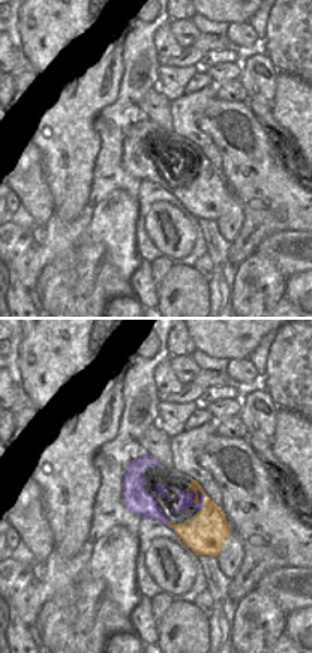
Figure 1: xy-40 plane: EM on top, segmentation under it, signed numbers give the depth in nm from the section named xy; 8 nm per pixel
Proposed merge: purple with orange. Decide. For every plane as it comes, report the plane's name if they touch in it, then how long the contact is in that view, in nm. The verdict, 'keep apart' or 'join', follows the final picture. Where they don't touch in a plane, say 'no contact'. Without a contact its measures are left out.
xy-40 | 220 nm

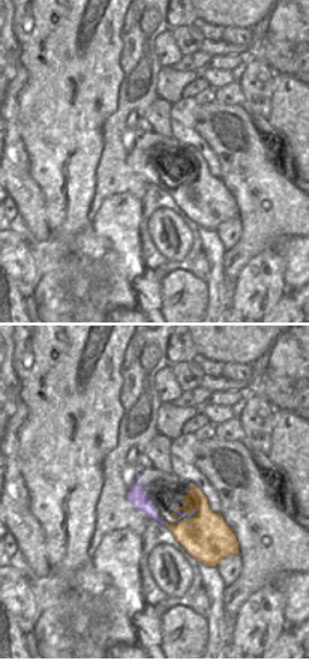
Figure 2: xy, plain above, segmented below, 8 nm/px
xy | 120 nm

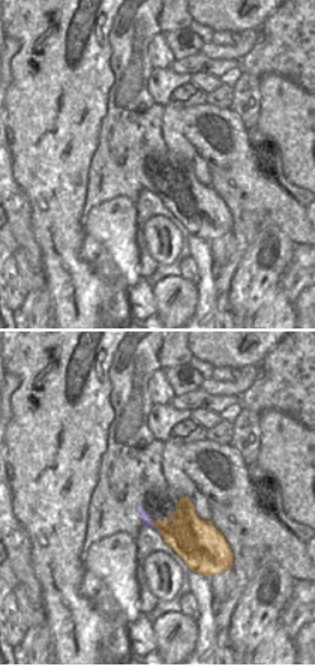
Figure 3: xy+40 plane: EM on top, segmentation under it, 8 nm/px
xy+40 | 100 nm

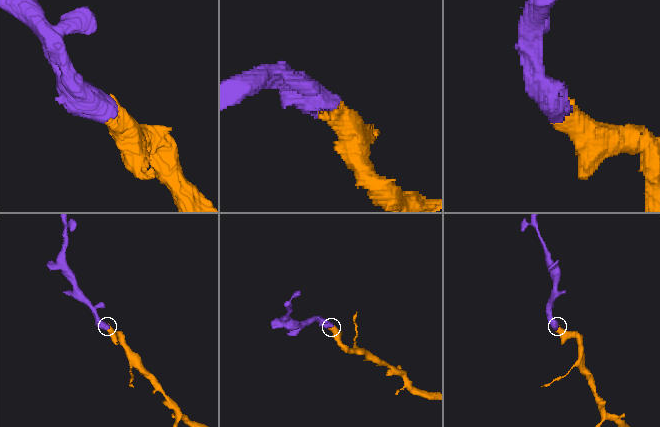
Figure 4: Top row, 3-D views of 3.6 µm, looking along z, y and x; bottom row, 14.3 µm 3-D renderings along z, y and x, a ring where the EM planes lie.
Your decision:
join

